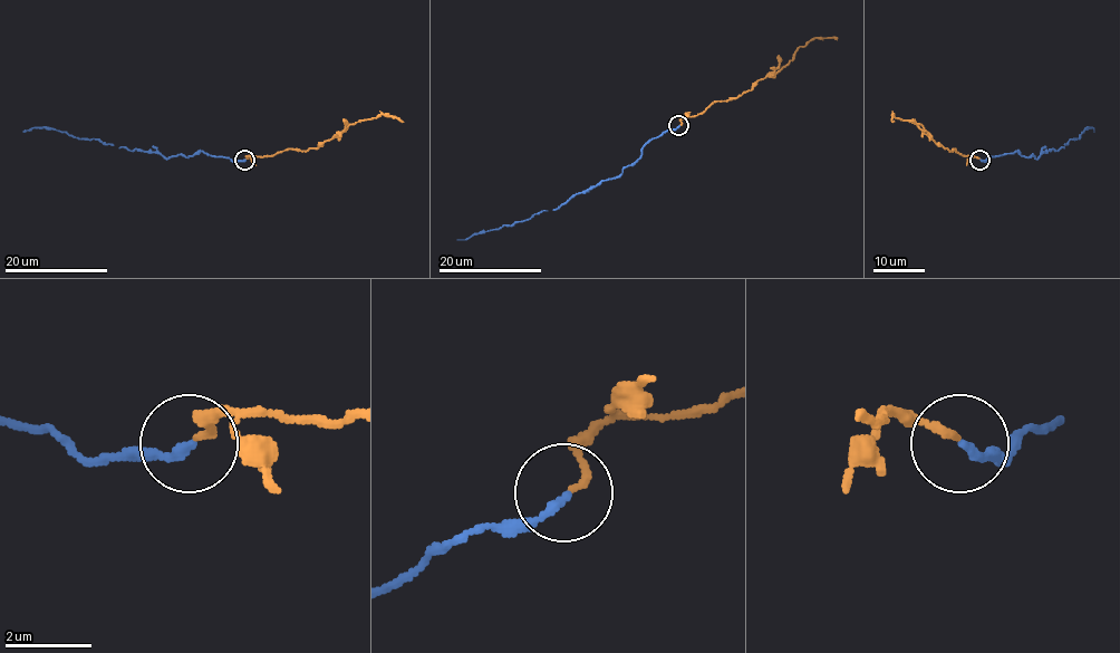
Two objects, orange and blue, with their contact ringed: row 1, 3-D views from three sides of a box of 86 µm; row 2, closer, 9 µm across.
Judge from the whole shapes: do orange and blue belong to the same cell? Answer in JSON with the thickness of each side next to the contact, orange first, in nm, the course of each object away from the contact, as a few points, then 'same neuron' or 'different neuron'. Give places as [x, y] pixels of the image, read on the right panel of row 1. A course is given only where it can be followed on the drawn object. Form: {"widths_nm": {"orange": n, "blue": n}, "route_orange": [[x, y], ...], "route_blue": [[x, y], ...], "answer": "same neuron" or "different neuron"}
{"widths_nm": {"orange": 160, "blue": 190}, "route_orange": [[981, 159], [962, 155], [956, 150], [949, 151], [913, 121], [892, 114], [892, 122]], "route_blue": [[981, 160], [1015, 151], [1024, 157], [1031, 154], [1035, 159], [1048, 151], [1064, 147], [1087, 127], [1093, 131]], "answer": "different neuron"}

